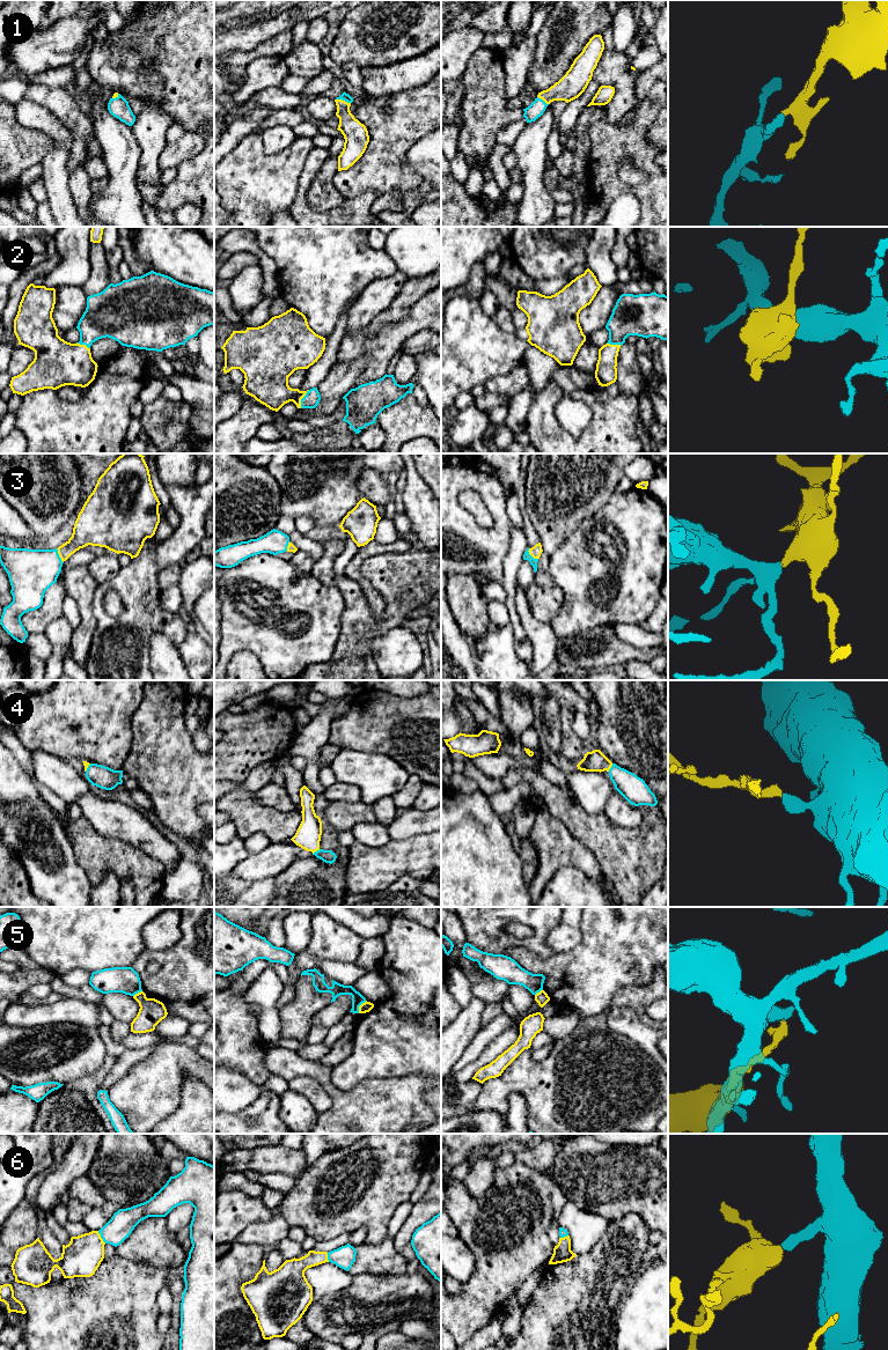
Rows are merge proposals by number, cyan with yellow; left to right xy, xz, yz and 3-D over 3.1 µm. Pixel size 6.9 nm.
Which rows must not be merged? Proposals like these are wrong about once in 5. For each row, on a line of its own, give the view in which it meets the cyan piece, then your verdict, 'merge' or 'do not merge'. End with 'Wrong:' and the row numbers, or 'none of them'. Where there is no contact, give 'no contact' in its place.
1: meets cyan in xz; merge
2: meets cyan in xz; merge
3: meets cyan in xy; merge
4: meets cyan in yz; merge
5: meets cyan in xz; do not merge
6: meets cyan in xy; merge
Wrong: 5

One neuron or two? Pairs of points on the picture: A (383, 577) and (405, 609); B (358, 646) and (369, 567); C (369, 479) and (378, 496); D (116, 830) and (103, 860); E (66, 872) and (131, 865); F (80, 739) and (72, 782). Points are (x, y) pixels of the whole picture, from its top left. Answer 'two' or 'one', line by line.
A: one
B: one
C: one
D: two
E: two
F: two

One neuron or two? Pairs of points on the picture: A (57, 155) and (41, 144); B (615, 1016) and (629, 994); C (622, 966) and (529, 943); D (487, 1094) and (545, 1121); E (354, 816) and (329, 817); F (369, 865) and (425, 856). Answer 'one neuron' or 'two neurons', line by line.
A: two neurons
B: two neurons
C: two neurons
D: one neuron
E: one neuron
F: one neuron

